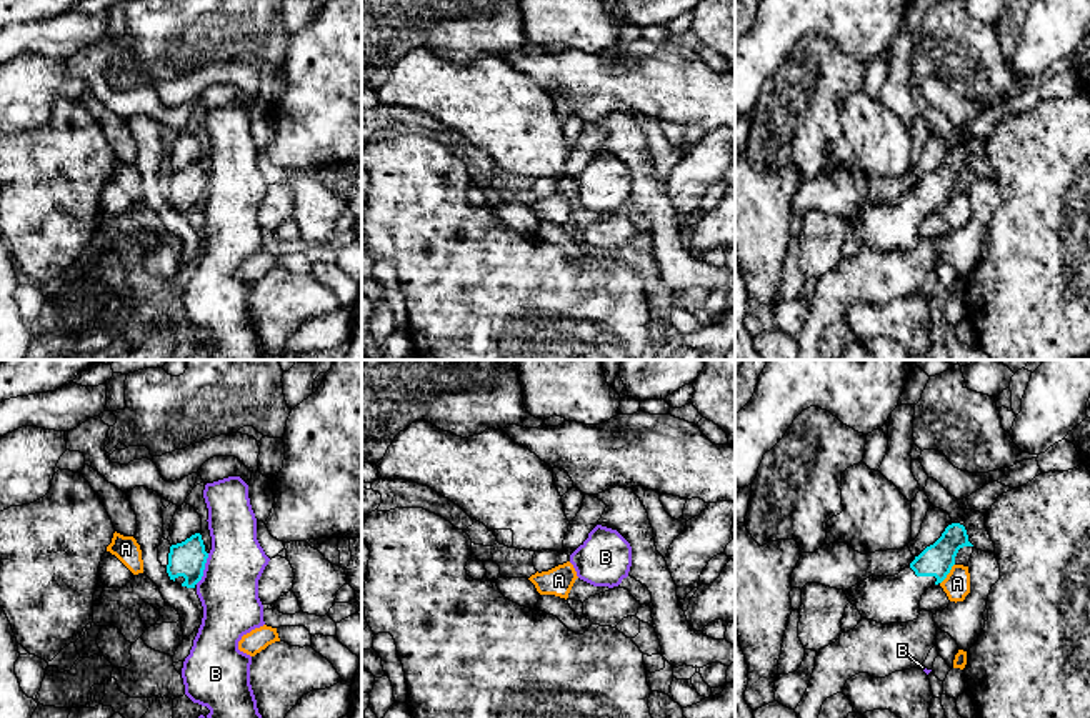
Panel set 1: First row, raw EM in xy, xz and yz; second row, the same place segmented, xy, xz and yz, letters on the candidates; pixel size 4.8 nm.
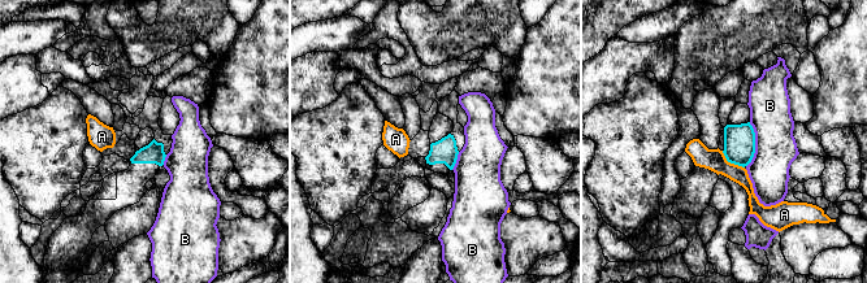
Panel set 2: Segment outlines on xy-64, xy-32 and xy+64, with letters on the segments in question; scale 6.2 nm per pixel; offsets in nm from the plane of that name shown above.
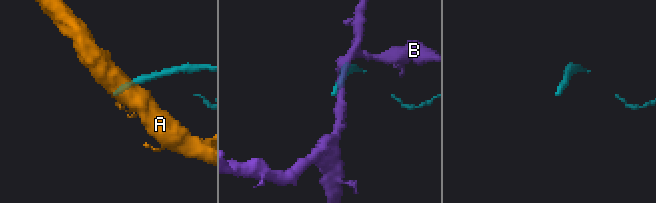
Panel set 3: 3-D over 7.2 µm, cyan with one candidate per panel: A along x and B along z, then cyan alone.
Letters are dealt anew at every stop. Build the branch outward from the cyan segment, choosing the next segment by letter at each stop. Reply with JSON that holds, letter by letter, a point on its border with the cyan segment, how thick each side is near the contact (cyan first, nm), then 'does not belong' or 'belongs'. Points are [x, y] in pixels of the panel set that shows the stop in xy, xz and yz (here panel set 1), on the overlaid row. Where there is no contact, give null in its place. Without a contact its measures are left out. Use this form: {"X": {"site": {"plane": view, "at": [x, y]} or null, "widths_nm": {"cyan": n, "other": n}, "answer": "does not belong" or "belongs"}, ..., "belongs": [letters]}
{"A": {"site": {"plane": "yz", "at": [949, 572]}, "widths_nm": {"cyan": 160, "other": 130}, "answer": "does not belong"}, "B": {"site": {"plane": "xy", "at": [204, 568]}, "widths_nm": {"cyan": 170, "other": 280}, "answer": "does not belong"}, "belongs": []}

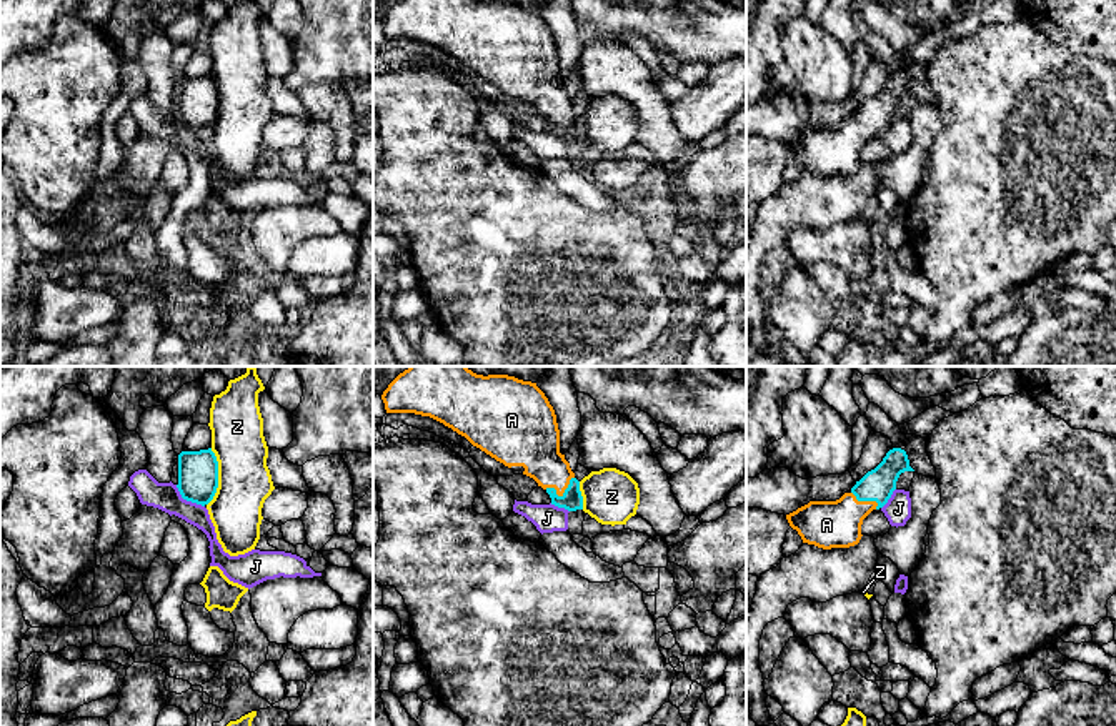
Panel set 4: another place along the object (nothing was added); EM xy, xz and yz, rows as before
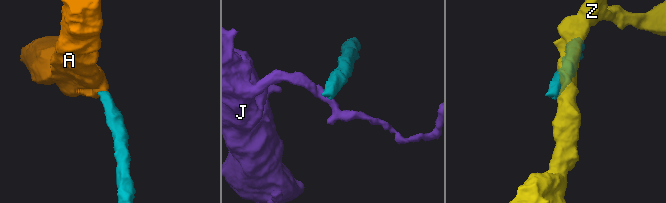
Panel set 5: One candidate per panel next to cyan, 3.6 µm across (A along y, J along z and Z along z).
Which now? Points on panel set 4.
{"A": {"site": {"plane": "xz", "at": [560, 497]}, "widths_nm": {"cyan": 110, "other": 200}, "answer": "belongs"}, "J": {"site": {"plane": "xy", "at": [187, 500]}, "widths_nm": {"cyan": 190, "other": 140}, "answer": "does not belong"}, "Z": {"site": {"plane": "xy", "at": [217, 477]}, "widths_nm": {"cyan": 190, "other": 260}, "answer": "does not belong"}, "belongs": ["A"]}

